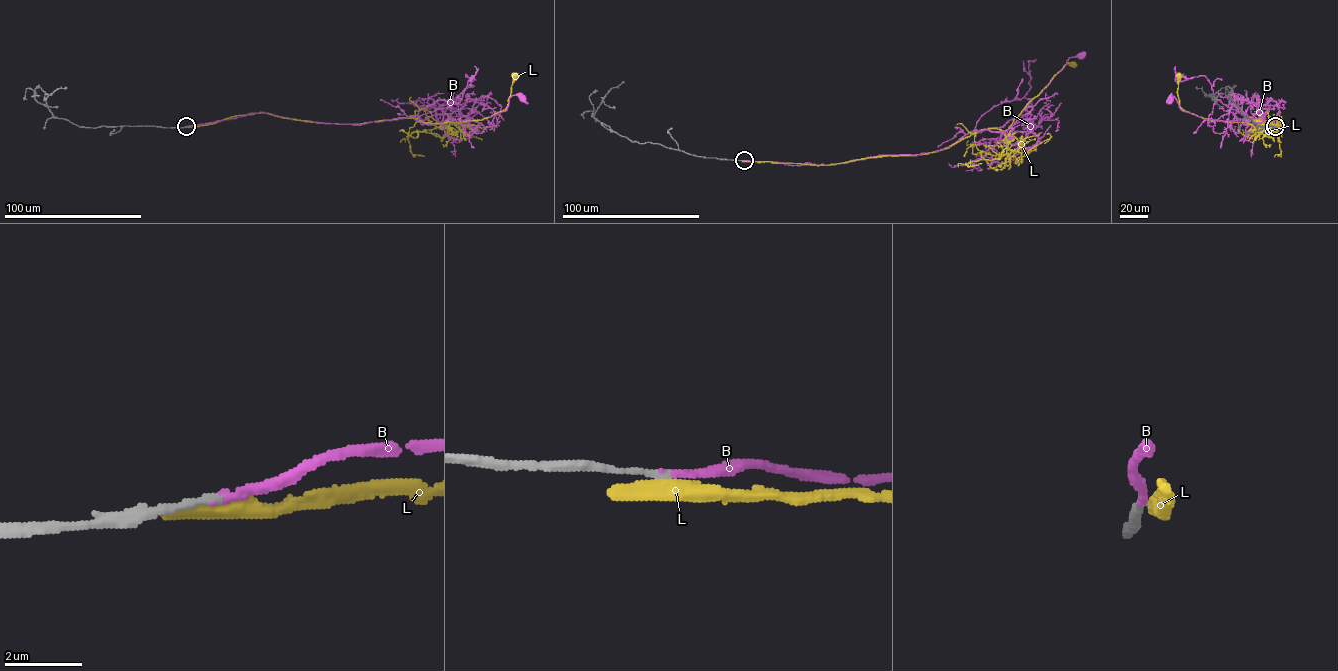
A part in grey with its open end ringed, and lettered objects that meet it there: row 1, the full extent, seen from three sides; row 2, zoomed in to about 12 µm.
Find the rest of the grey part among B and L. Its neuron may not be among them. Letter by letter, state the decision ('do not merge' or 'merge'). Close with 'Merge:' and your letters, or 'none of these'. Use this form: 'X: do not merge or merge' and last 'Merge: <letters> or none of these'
B: merge
L: do not merge
Merge: B

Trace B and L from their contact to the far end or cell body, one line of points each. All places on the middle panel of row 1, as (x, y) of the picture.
B: (744, 161), (842, 163), (883, 155), (932, 152), (976, 130), (1006, 134), (1066, 61), (1080, 56)
L: (744, 161), (830, 165), (948, 148), (985, 129), (1005, 131), (1068, 62), (1073, 64)

